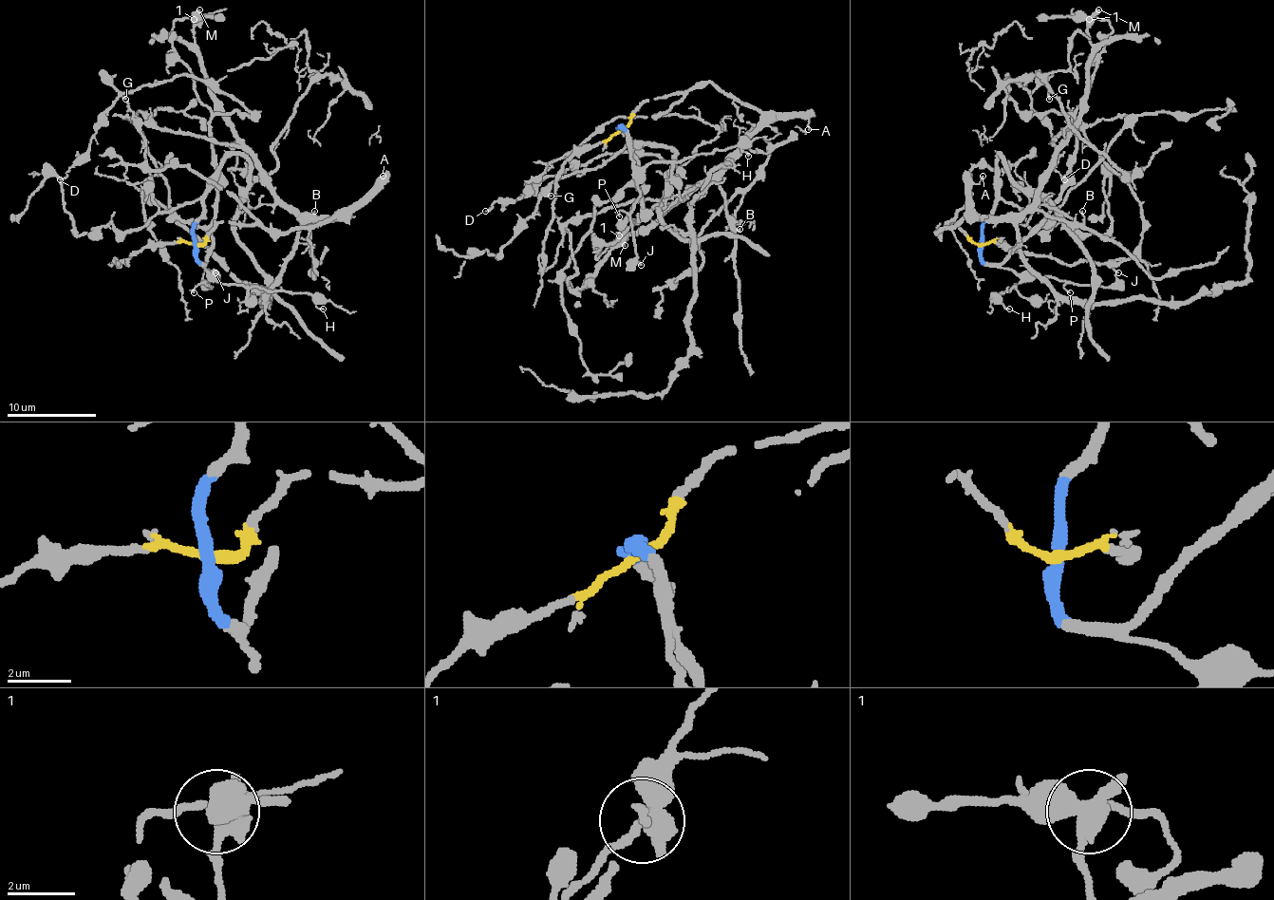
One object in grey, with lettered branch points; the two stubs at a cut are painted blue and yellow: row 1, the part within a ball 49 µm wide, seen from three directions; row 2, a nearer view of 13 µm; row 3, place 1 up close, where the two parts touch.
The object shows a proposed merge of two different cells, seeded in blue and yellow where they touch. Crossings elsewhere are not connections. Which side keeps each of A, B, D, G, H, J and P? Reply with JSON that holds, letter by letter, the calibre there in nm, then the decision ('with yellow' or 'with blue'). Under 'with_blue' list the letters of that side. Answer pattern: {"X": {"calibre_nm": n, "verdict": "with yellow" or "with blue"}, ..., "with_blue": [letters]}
{"A": {"calibre_nm": 90, "verdict": "with yellow"}, "B": {"calibre_nm": 120, "verdict": "with yellow"}, "D": {"calibre_nm": 150, "verdict": "with blue"}, "G": {"calibre_nm": 150, "verdict": "with blue"}, "H": {"calibre_nm": 130, "verdict": "with blue"}, "J": {"calibre_nm": 140, "verdict": "with blue"}, "P": {"calibre_nm": 120, "verdict": "with blue"}, "with_blue": ["D", "G", "H", "J", "P"]}

